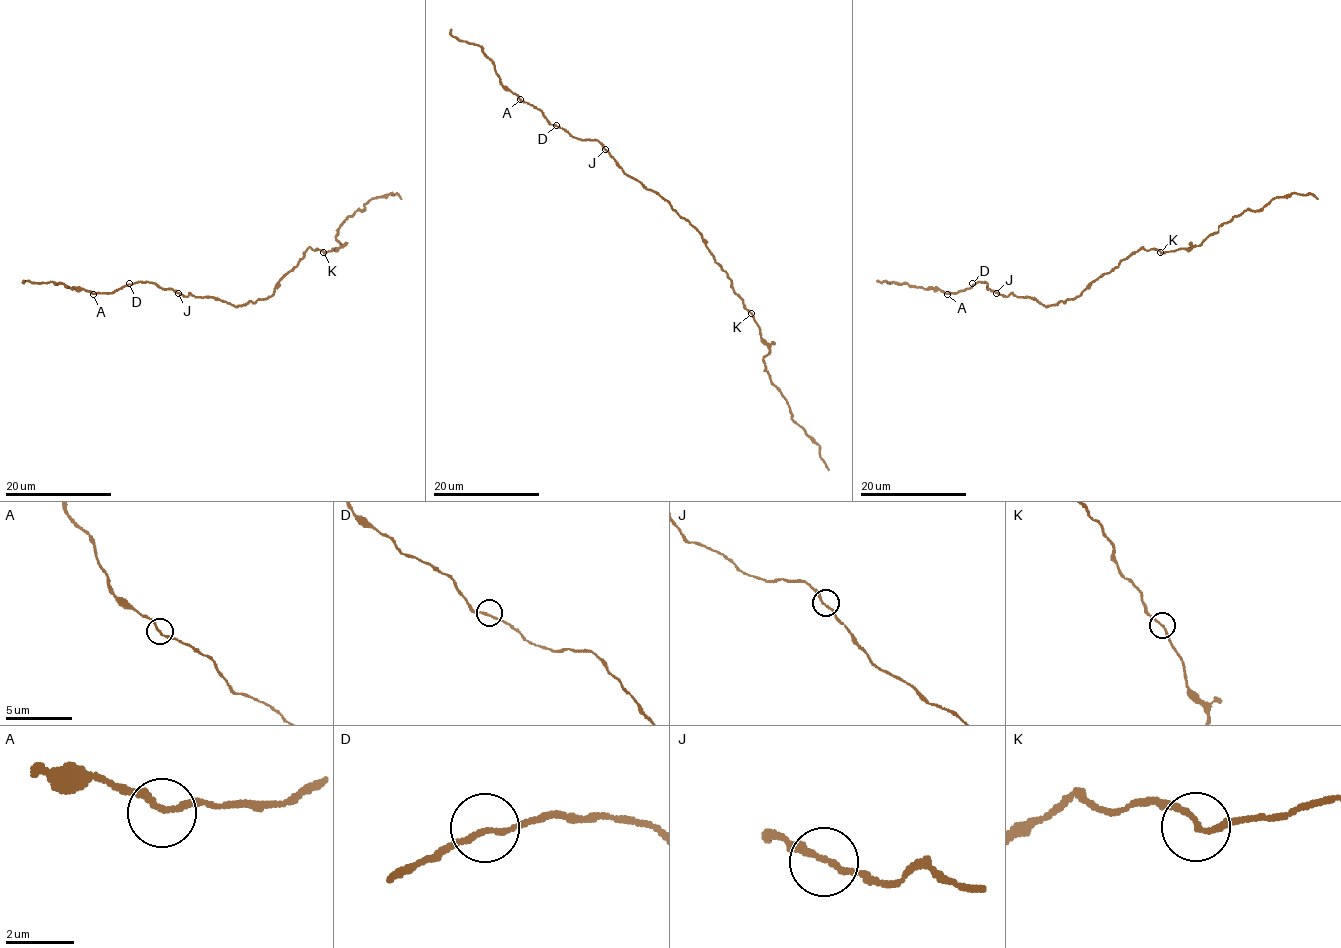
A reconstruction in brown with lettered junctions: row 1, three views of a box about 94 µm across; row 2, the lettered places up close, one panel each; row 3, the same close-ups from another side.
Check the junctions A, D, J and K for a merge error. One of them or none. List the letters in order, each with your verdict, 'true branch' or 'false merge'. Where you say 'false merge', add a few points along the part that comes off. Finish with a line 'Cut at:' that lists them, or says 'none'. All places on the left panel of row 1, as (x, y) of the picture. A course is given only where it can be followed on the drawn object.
A: true branch
D: true branch
J: true branch
K: true branch
Cut at: none

